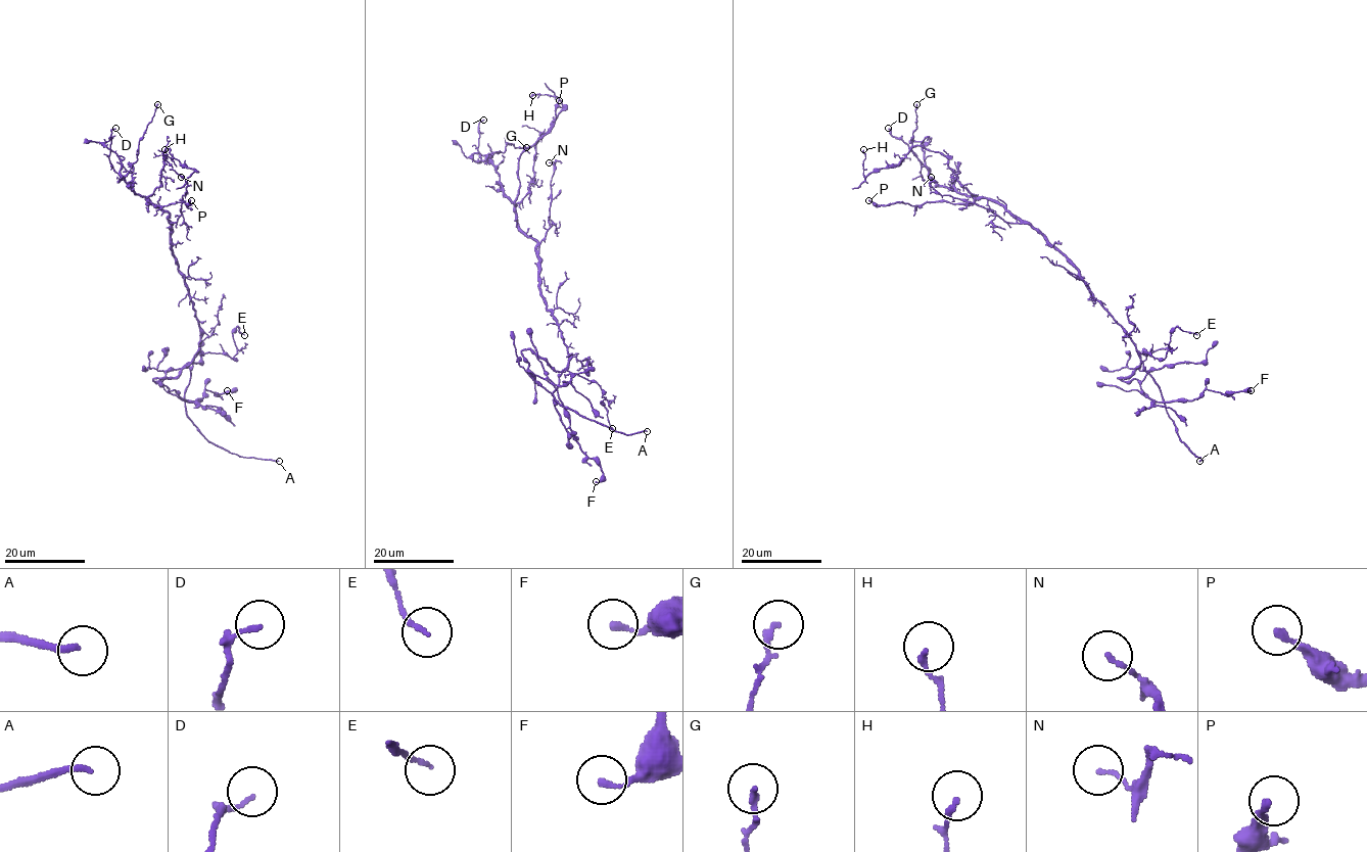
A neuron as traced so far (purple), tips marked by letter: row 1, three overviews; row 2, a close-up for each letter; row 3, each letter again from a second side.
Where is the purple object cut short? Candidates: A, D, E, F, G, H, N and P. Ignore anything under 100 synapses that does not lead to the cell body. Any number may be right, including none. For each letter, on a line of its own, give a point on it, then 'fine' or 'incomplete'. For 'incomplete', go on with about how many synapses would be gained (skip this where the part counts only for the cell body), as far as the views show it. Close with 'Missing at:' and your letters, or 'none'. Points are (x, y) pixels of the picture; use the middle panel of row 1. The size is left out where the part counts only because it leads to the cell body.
A: (647, 431) | incomplete
D: (483, 120) | fine
E: (612, 428) | fine
F: (596, 481) | fine
G: (526, 147) | fine
H: (532, 95) | fine
N: (549, 162) | fine
P: (559, 100) | fine
Missing at: A

